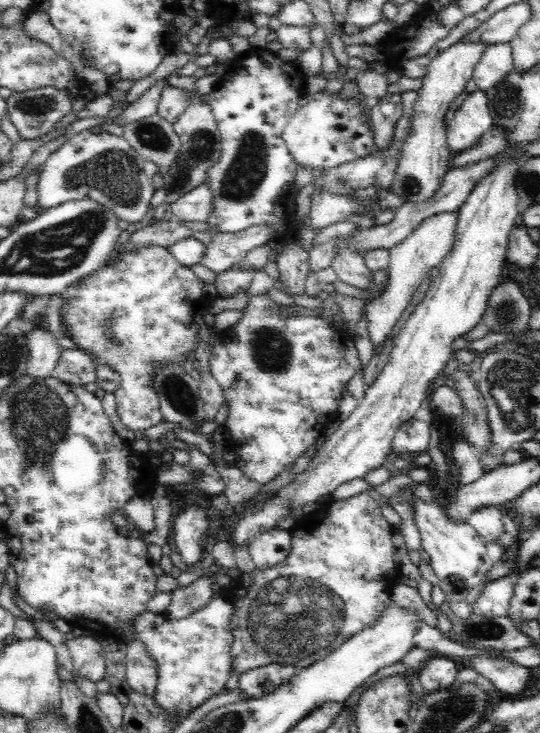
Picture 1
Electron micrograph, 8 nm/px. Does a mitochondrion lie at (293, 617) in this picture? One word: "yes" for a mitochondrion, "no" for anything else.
yes

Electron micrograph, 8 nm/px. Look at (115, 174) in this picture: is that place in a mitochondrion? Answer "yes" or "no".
yes

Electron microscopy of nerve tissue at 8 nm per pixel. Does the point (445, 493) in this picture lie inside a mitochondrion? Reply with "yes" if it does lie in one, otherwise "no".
no

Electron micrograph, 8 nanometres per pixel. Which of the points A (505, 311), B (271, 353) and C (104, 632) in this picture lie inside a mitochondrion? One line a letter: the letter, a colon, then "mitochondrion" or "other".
A: mitochondrion
B: mitochondrion
C: other

